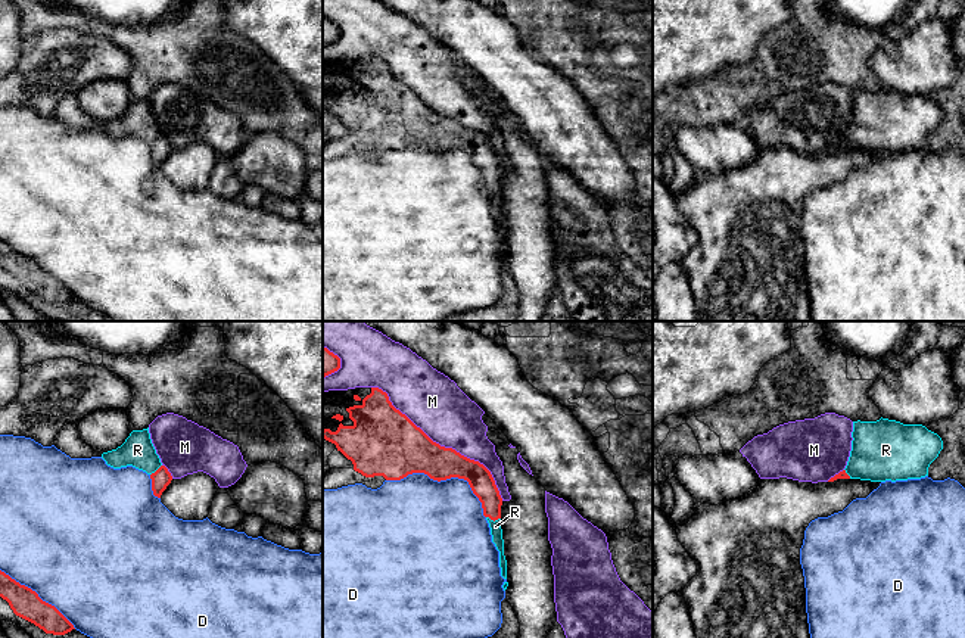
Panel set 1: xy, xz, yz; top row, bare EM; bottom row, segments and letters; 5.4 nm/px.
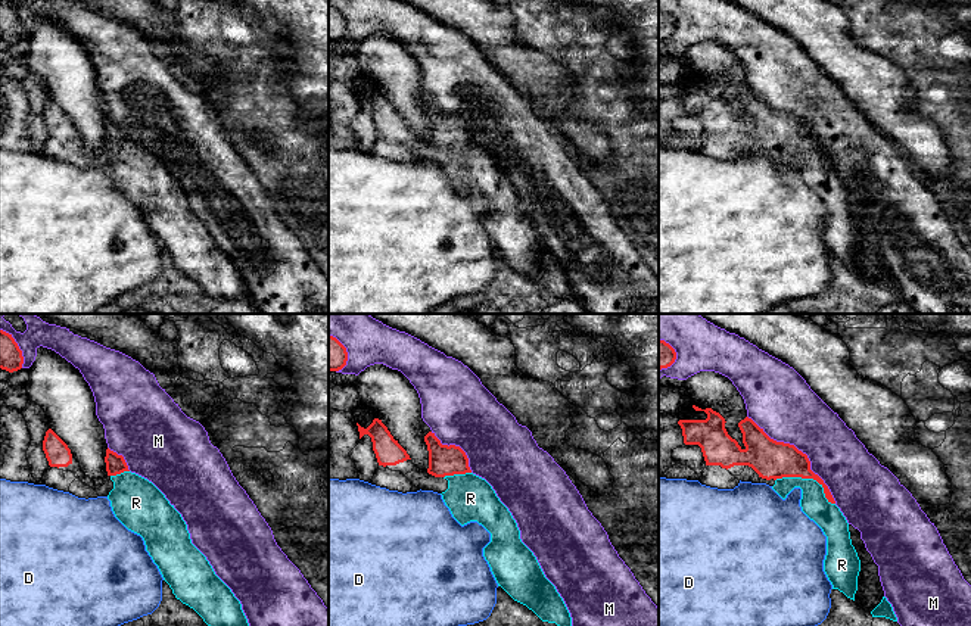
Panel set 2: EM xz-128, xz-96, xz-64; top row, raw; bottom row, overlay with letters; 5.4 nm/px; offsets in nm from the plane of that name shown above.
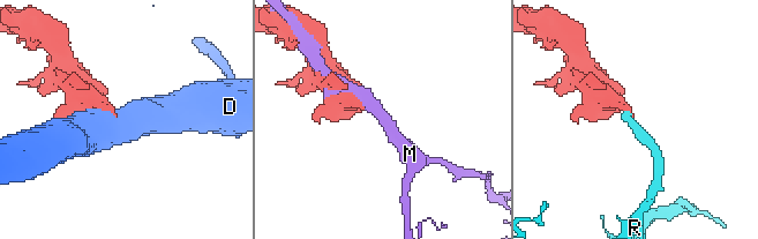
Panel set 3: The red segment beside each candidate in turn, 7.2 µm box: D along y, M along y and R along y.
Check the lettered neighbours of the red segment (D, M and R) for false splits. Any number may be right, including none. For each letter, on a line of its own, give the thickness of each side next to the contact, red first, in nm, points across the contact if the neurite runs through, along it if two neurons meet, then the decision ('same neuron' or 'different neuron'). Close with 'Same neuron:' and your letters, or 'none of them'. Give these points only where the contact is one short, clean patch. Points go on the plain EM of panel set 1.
D: 240/480 nm | different neuron
M: 320/320 nm | different neuron
R: 140/60 nm | across xz (481, 151), (491, 170), (494, 190), (495, 196) | same neuron
Same neuron: R

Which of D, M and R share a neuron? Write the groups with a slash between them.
D / M / R

